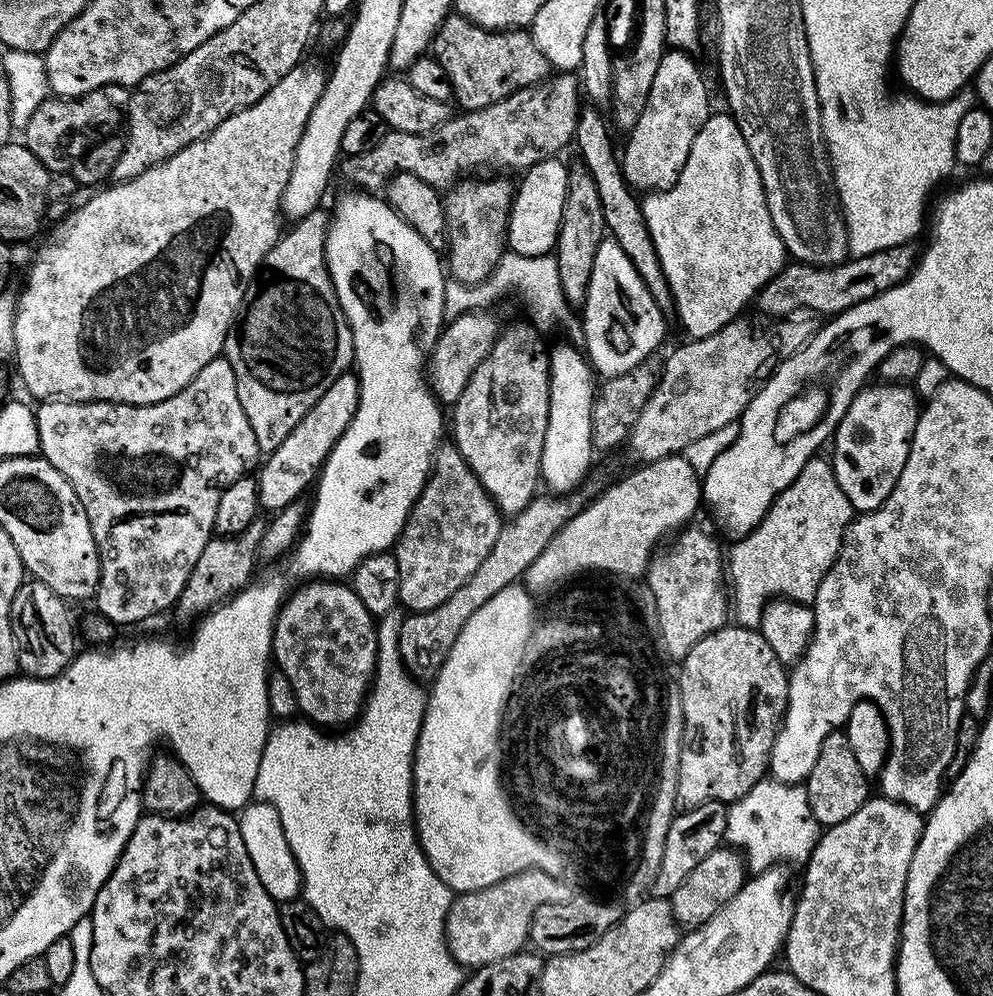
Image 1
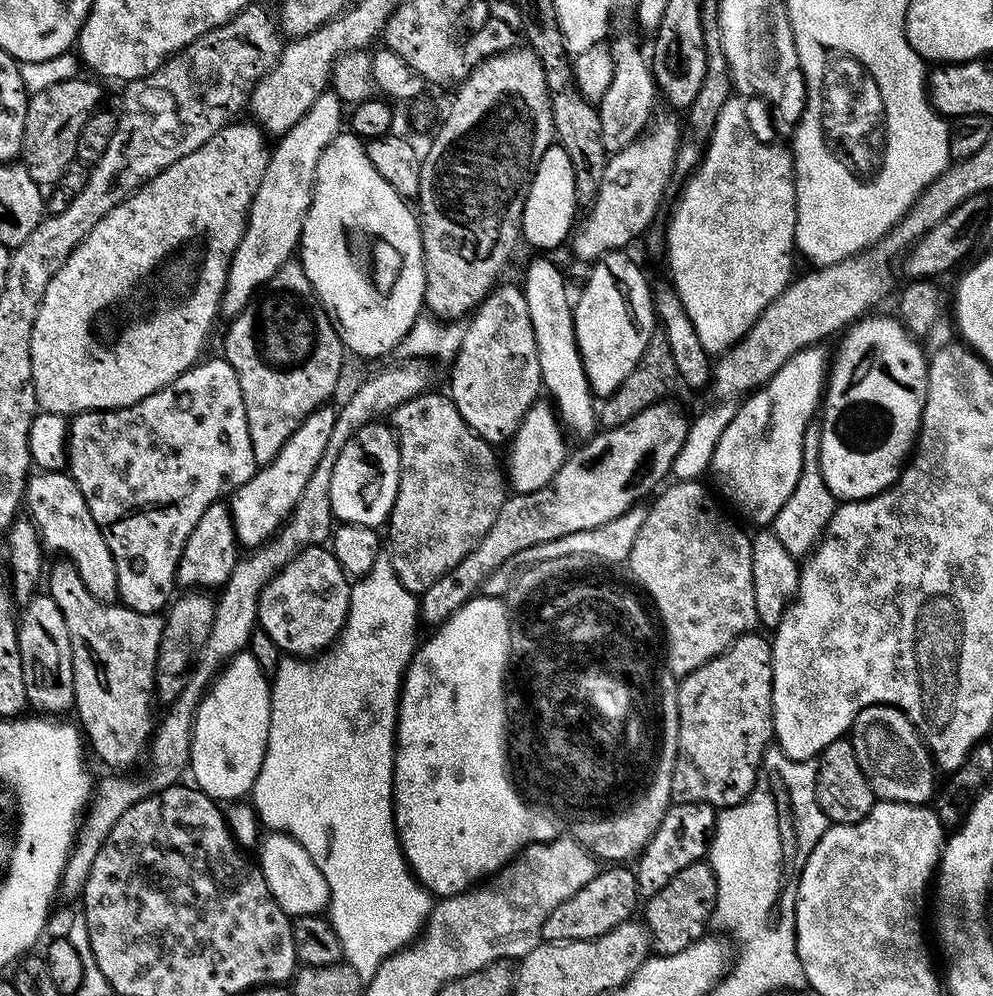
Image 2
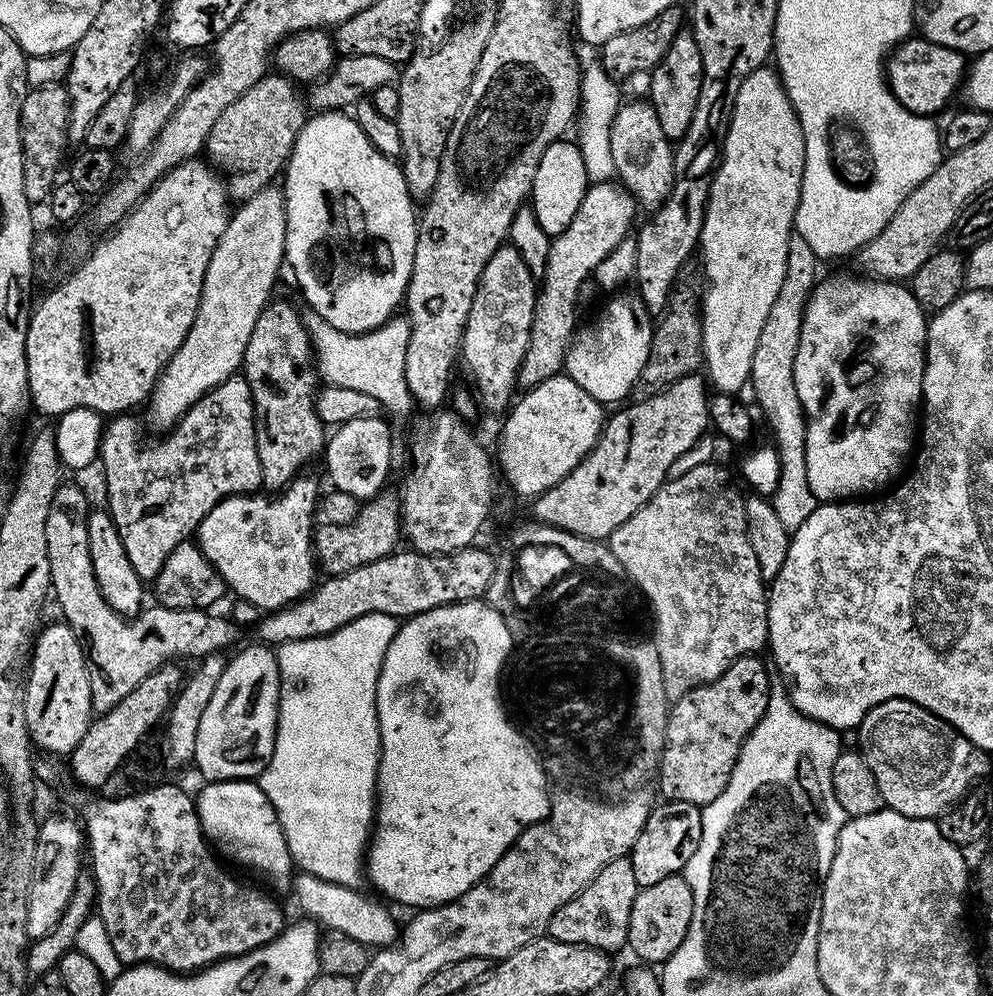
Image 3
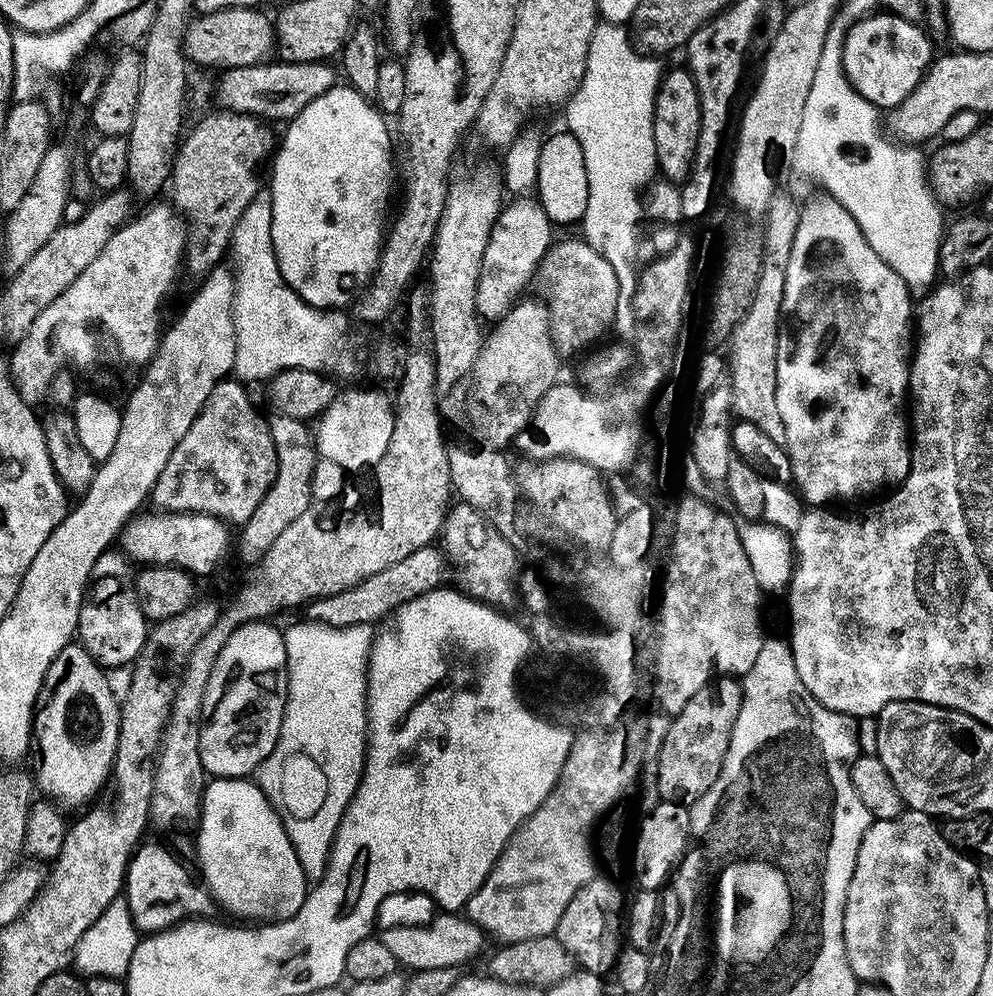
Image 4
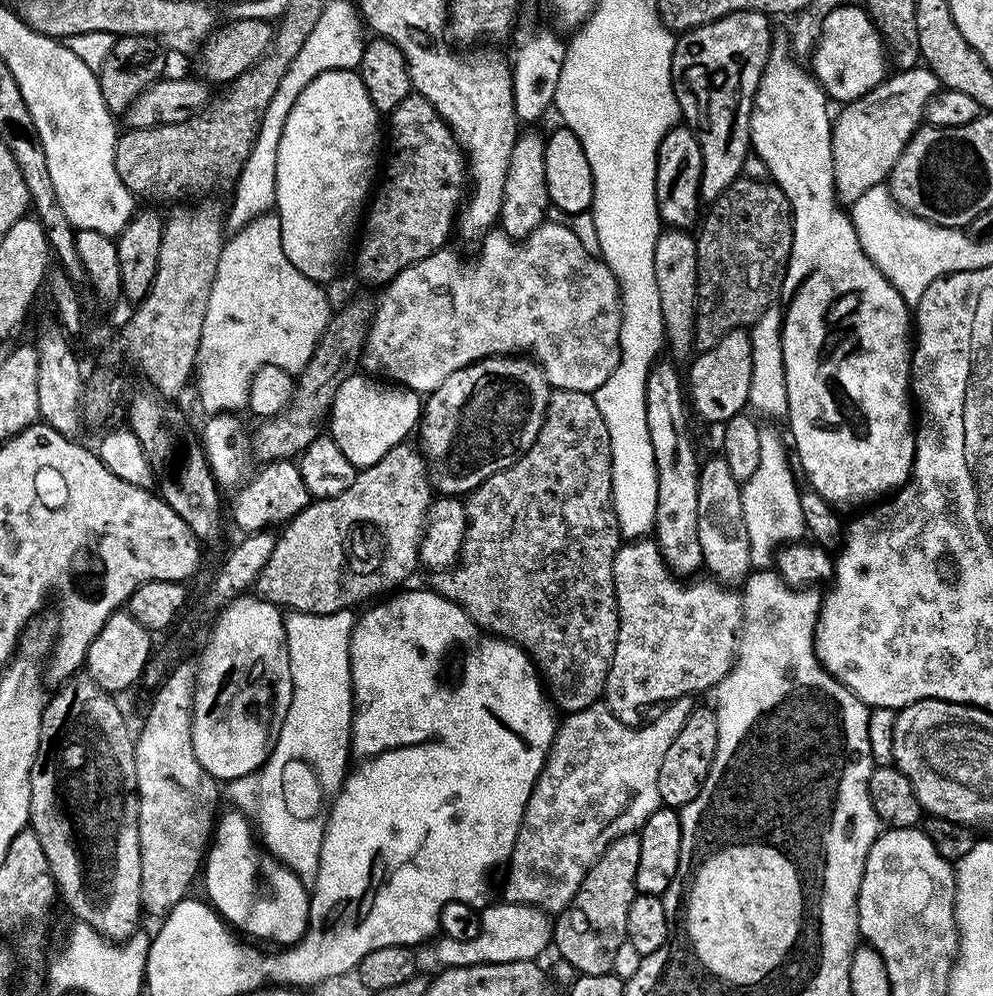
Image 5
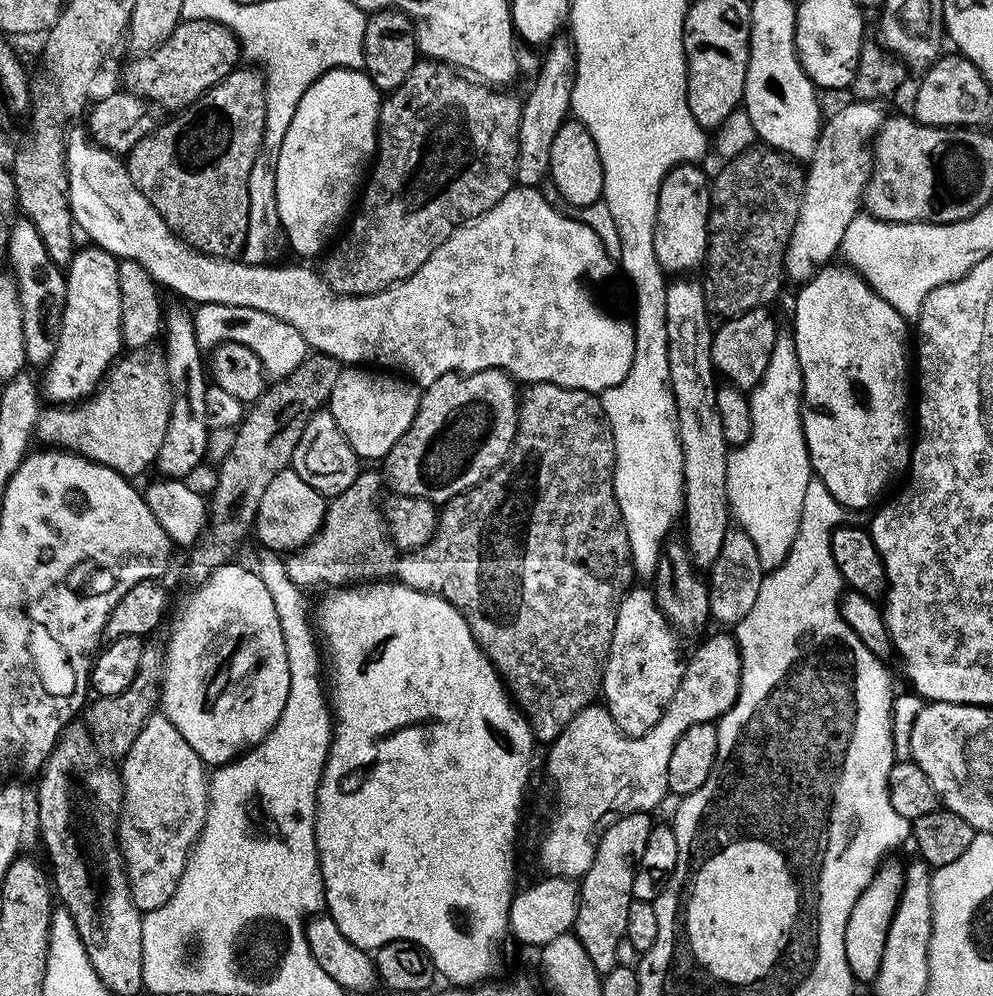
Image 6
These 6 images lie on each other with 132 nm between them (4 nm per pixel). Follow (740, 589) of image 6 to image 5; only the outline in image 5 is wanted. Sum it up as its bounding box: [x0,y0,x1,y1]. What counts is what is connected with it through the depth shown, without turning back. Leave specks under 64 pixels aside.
[698,454,753,586]

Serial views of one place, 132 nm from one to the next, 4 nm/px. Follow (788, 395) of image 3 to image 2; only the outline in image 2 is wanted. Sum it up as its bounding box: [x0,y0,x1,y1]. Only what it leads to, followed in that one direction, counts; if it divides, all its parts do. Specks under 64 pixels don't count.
[770,422,838,557]

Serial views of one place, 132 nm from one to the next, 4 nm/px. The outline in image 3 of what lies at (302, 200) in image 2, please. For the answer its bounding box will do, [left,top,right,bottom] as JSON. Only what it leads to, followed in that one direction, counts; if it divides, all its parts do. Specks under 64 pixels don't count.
[146,186,286,434]

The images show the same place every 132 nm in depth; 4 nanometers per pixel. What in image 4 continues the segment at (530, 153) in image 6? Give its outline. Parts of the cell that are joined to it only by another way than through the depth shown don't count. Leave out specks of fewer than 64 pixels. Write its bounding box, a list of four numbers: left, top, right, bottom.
[476,195,554,322]

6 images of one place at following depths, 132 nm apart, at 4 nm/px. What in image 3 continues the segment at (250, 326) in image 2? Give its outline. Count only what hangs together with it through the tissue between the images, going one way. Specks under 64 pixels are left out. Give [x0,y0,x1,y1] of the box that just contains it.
[242,299,326,494]

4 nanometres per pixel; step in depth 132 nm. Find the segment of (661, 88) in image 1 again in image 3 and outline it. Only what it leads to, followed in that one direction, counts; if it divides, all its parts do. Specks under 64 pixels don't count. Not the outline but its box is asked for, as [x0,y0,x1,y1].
[518,182,638,389]

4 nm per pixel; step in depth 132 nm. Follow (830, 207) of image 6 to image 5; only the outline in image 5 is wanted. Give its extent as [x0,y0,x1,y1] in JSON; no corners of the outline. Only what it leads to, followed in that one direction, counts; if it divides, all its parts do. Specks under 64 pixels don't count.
[832,66,941,206]

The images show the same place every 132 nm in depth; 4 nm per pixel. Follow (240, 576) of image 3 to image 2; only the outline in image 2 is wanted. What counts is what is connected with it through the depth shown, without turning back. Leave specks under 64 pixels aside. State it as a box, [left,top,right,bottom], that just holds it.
[230,406,352,658]

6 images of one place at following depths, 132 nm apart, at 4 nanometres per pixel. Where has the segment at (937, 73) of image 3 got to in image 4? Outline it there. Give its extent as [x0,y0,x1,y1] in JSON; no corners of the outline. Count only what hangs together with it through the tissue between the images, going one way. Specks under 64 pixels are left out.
[842,10,933,108]

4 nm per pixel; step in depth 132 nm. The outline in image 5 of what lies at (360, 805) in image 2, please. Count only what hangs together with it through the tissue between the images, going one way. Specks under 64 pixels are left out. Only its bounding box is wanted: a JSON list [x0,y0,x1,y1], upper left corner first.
[226,611,357,886]

